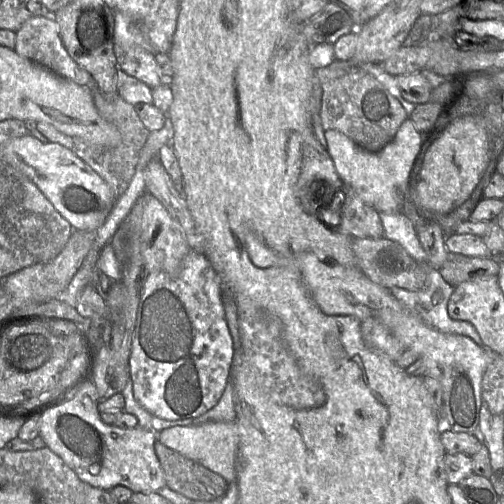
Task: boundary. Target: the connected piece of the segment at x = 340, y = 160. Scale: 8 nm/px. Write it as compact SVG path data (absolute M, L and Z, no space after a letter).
M408 117L399 127L393 140L378 152L369 152L338 130L325 130L327 150L338 175L365 203L378 212L399 213L406 183L421 151L426 134L422 134Z

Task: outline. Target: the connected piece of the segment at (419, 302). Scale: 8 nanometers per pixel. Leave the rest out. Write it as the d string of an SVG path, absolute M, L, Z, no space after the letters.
M430 267L428 270L426 287L421 290L411 291L399 287L390 288L391 293L402 303L408 306L412 312L419 316L430 327L446 333L455 335L464 335L471 338L479 346L490 350L485 347L478 332L474 326L466 321L454 320L448 313L448 302L451 294L454 291L454 286L449 284L440 274L440 271L436 268Z

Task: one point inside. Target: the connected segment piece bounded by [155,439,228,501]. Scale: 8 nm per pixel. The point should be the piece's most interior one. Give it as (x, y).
(186, 476)

